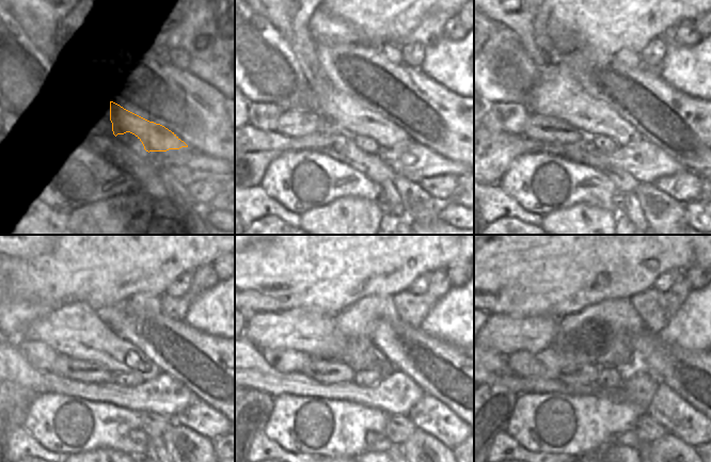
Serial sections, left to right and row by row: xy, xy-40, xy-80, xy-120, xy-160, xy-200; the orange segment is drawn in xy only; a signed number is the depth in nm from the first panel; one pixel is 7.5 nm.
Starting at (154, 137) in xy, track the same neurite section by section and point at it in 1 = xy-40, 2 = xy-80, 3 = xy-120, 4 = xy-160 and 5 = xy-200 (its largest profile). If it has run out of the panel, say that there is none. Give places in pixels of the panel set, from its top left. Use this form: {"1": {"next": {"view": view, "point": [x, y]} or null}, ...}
{"1": {"next": {"view": "xy-40", "point": [351, 116]}}, "2": {"next": {"view": "xy-80", "point": [557, 93]}}, "3": {"next": {"view": "xy-120", "point": [75, 330]}}, "4": {"next": {"view": "xy-160", "point": [307, 330]}}, "5": {"next": {"view": "xy-200", "point": [503, 334]}}}

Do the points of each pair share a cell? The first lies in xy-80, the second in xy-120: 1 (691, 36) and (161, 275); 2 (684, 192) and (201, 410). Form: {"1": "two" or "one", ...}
{"1": "two", "2": "one"}

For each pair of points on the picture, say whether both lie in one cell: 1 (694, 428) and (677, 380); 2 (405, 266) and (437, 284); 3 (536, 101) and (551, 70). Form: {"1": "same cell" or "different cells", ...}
{"1": "different cells", "2": "different cells", "3": "same cell"}

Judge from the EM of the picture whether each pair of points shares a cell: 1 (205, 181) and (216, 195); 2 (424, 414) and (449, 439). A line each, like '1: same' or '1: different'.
1: different
2: same

